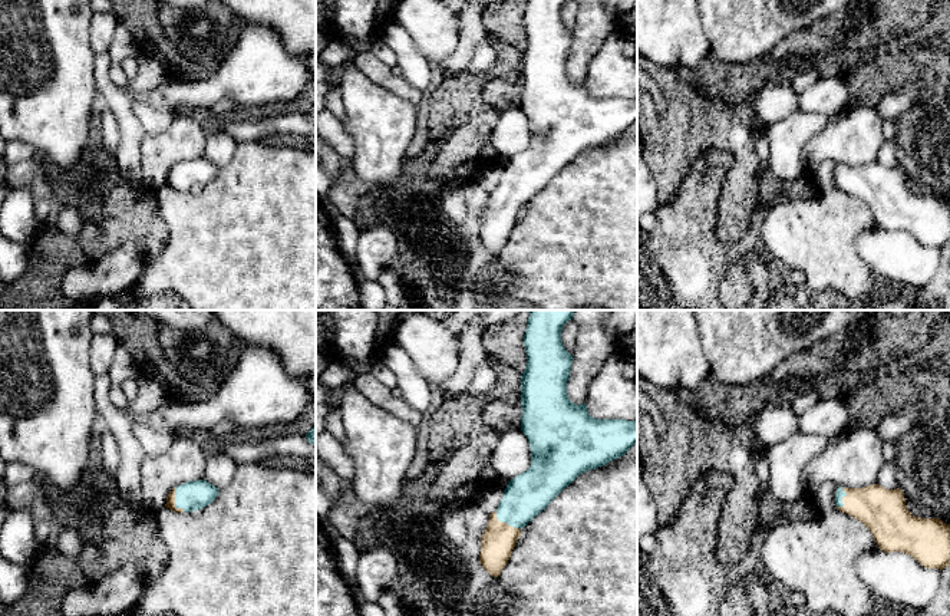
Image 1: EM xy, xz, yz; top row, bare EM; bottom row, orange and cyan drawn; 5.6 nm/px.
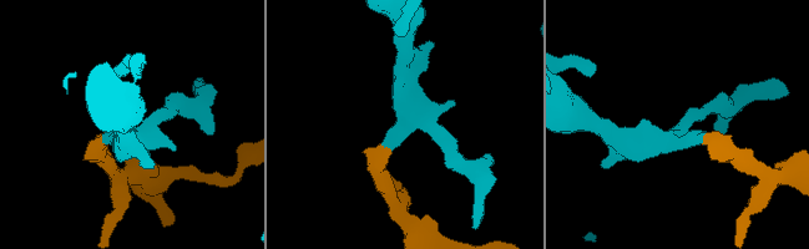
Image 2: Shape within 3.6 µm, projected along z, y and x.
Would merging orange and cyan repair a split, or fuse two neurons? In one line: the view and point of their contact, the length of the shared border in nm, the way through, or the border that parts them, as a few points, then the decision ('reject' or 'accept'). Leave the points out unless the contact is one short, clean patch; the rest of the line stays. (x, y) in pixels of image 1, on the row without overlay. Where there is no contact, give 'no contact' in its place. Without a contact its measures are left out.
meets orange in xz at (505, 201); contact 190 nm long; runs through xz (498, 218), (505, 201), (525, 174); accept

